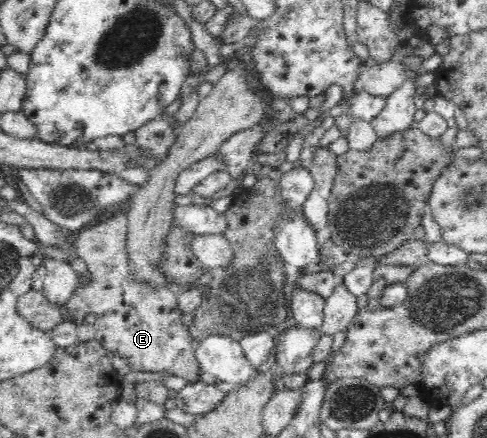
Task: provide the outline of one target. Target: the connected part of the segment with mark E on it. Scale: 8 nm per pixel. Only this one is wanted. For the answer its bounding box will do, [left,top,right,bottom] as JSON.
[65,205,203,384]

